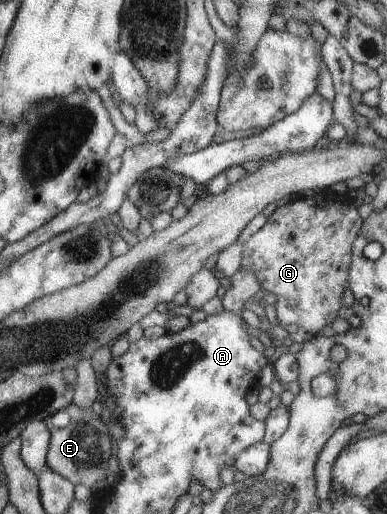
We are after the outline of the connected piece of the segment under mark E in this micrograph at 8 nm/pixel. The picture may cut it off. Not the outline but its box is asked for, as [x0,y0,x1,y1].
[43,403,111,491]

